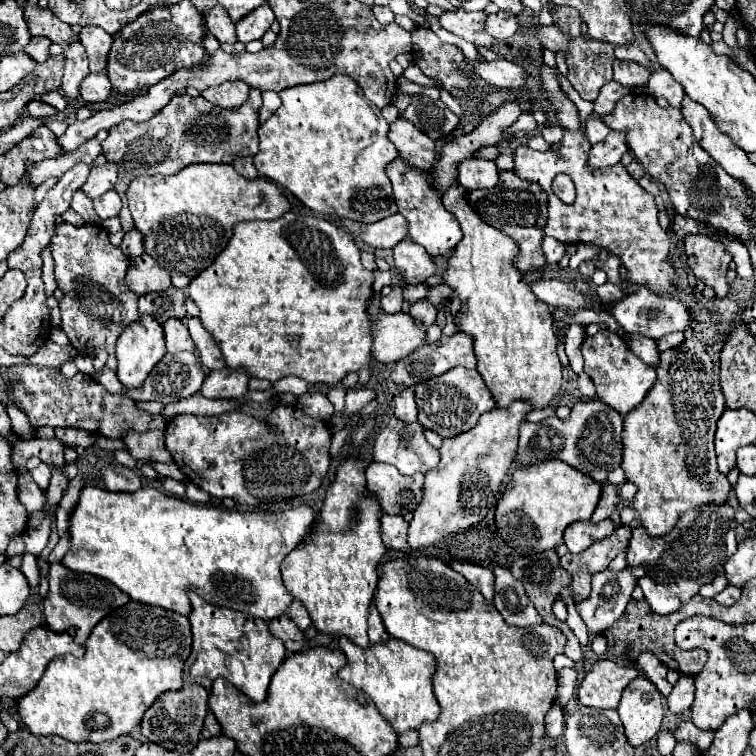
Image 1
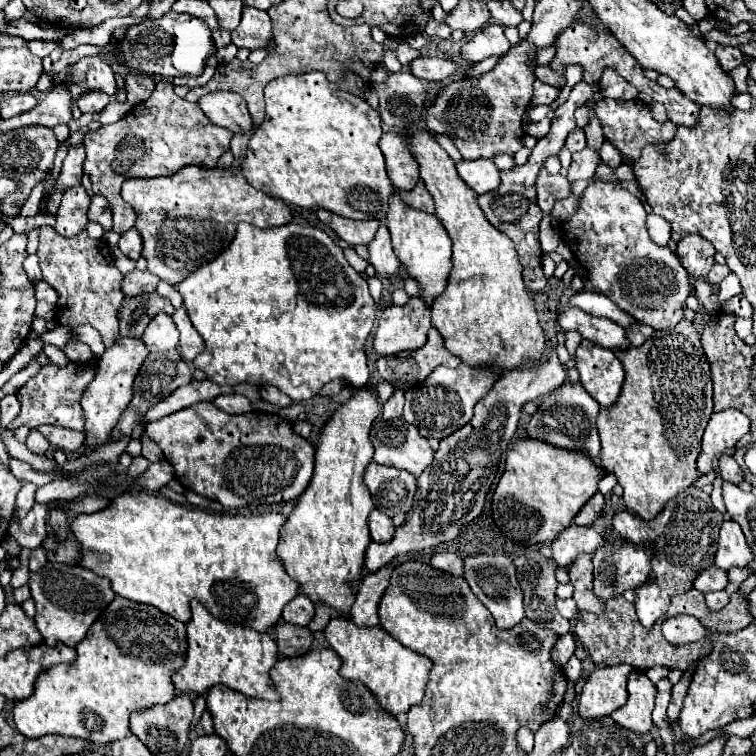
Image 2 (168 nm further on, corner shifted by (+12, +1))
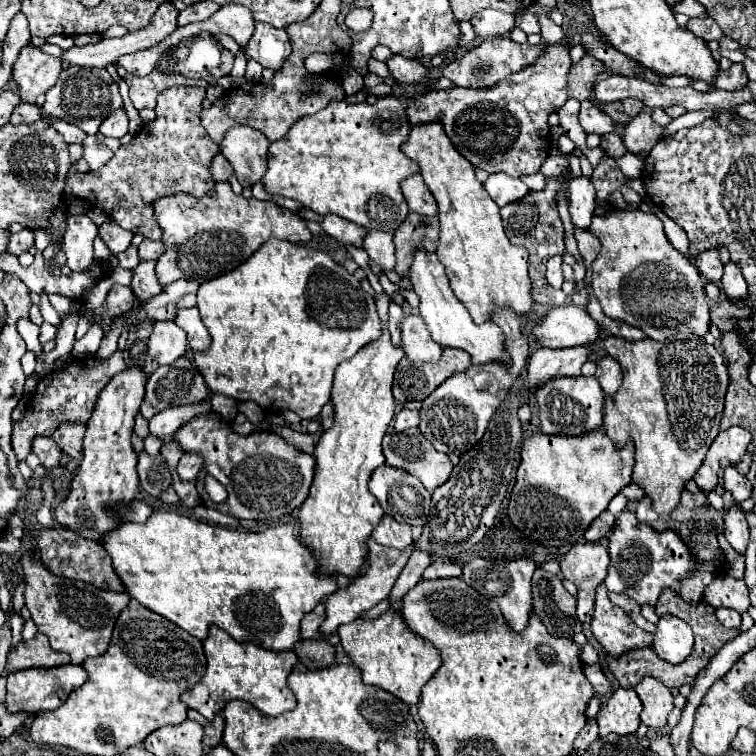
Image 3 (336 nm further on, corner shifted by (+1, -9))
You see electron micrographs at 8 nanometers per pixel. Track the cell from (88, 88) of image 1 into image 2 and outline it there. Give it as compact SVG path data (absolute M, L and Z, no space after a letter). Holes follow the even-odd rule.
M88 91L88 93L82 93L76 103L80 107L82 113L96 113L96 111L102 111L106 105L108 105L110 97L104 93L104 91Z

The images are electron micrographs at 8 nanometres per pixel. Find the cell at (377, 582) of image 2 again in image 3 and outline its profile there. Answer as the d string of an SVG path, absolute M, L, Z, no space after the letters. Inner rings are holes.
M415 549L413 551L413 555L409 557L407 565L403 567L397 583L393 585L393 591L391 591L391 607L401 607L401 597L419 583L421 575L423 575L423 571L425 571L425 567L429 563L431 563L431 555L427 551L421 551L421 549Z

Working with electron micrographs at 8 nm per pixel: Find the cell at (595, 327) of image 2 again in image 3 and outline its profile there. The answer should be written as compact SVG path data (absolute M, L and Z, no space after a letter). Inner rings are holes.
M563 305L553 307L541 323L533 327L533 337L539 345L549 349L575 347L583 343L593 343L599 339L599 323L589 317L585 307Z

